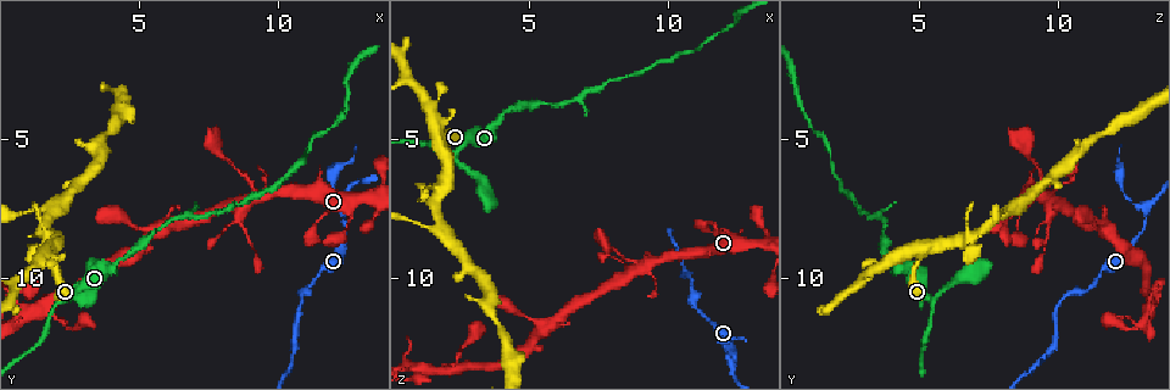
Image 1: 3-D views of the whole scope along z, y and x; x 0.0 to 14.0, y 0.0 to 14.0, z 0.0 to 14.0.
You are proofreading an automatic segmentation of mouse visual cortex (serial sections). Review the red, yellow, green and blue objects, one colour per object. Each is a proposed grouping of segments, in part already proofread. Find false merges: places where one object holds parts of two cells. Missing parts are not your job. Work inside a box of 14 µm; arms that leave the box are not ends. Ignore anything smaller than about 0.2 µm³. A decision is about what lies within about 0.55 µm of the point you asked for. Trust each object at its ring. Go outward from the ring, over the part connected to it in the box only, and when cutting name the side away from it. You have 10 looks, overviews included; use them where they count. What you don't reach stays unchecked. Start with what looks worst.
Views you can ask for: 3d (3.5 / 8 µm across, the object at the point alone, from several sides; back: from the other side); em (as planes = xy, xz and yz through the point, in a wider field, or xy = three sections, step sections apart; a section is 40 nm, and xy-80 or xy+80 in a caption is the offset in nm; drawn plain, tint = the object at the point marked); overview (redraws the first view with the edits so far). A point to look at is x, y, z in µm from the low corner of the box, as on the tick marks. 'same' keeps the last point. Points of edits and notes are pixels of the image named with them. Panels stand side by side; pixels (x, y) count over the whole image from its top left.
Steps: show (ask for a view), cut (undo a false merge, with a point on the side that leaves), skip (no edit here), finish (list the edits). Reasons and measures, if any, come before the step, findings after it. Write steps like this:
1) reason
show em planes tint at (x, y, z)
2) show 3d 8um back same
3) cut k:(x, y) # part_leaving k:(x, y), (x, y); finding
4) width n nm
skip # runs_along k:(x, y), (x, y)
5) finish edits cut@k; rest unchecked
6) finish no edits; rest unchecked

three arms meet
show 3d 3.5um at (2.3, 10.8, 5.6)

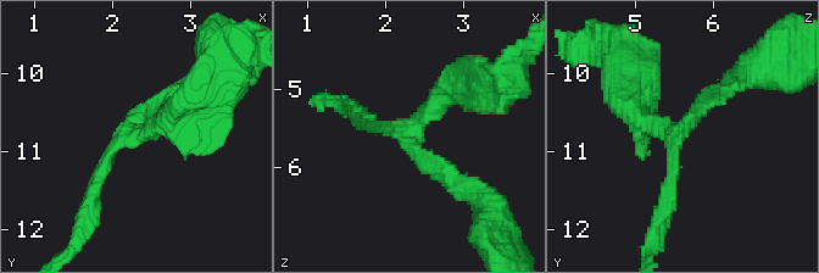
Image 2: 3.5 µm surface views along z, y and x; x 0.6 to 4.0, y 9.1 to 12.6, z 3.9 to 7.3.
arms 3; arm_widths 150, 200, 300 nm
show em xy step 5 tint at (2.30, 10.75, 5.50)

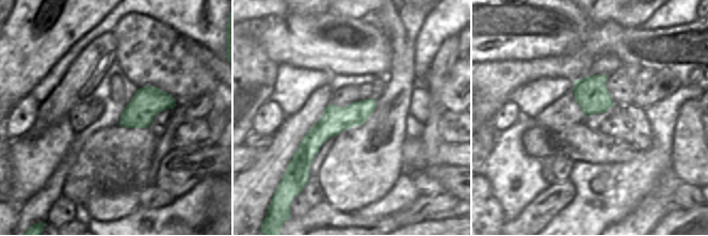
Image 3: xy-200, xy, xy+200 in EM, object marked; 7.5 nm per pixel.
skip # runs_along 2:(467, 94), (407, 132), (452, 184); one cell here

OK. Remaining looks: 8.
abrupt turn
show 3d 3.5um at (12.4, 7.8, 13.2)

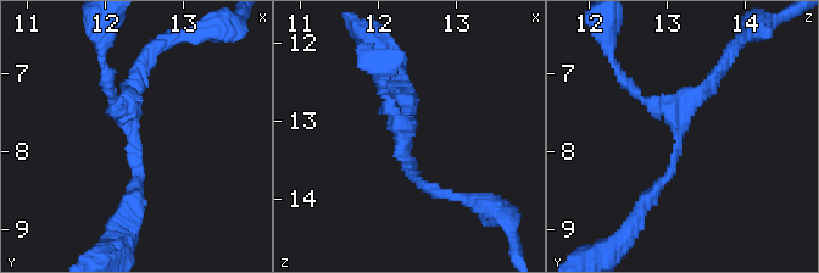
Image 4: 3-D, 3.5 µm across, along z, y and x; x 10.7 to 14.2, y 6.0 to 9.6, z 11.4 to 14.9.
show em xy step 5 plain at (12.40, 7.85, 13.15)

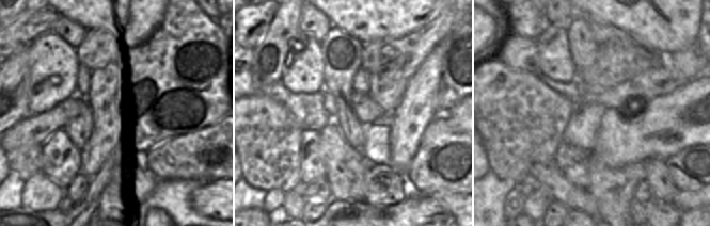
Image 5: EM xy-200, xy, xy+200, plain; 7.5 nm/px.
with the object marked
show em xy step 5 tint same

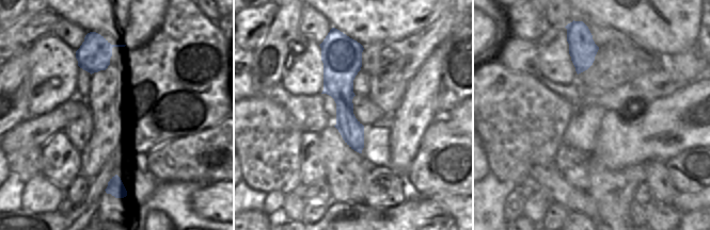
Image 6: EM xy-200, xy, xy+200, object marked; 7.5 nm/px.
skip # runs_along 6:(345, 44), (344, 114), (359, 149); all the same cell

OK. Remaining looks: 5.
three-way junction
show 3d 8um back at (1.7, 7.6, 8.2)

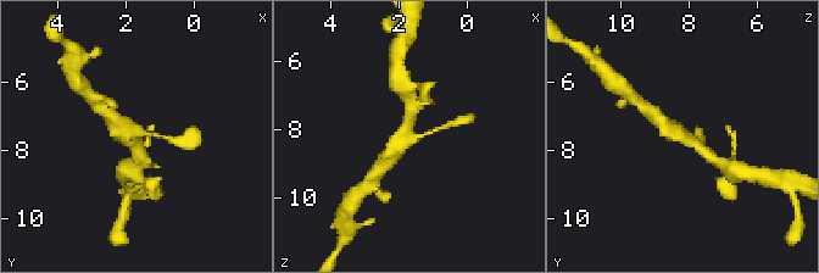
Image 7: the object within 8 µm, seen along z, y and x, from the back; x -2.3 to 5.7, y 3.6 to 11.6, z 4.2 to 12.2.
closer look
show 3d 3.5um at (1.8, 7.5, 8.2)

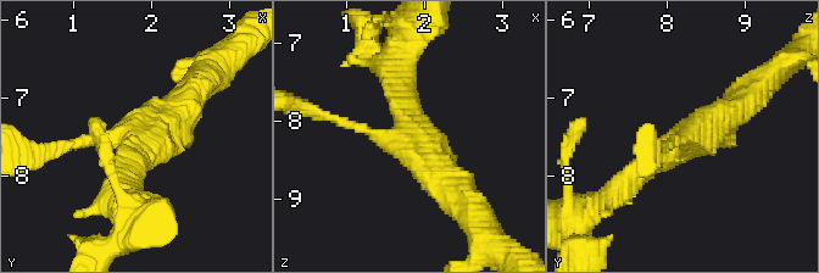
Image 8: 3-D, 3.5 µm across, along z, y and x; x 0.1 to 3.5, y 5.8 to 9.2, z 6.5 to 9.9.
arm_widths 150, 300, 450 nm
skip # runs_along 8:(624, 185), (740, 104); all the same cell

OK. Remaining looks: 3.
thin neck
show 3d 3.5um back at (9.3, 7.1, 9.4)

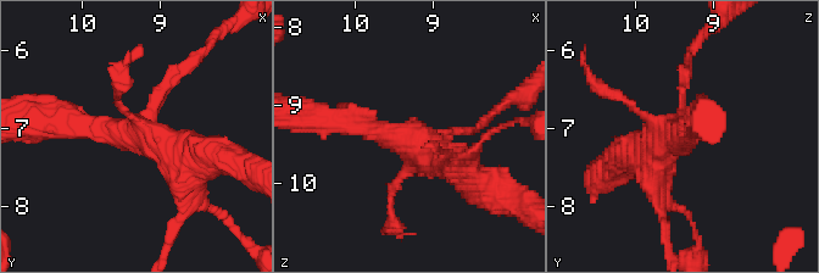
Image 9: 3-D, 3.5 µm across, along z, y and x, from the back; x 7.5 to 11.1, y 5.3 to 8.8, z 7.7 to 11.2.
show em xy step 1 tint at (9.20, 7.10, 9.45)

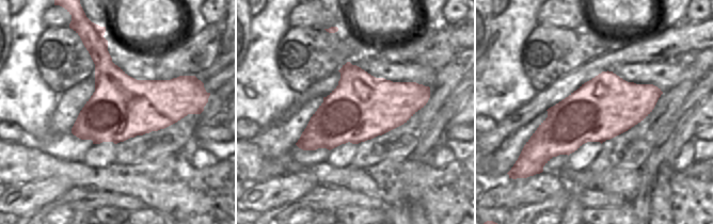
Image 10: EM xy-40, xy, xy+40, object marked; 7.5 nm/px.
skip # runs_along 9:(343, 122), (417, 140), (482, 184); all the same cell

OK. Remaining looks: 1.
finish no edits; rest unchecked

